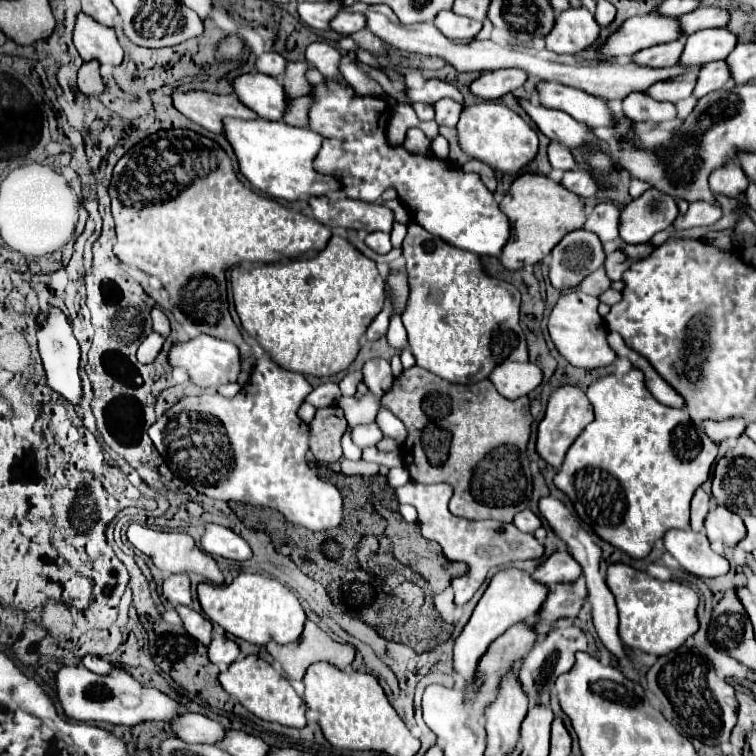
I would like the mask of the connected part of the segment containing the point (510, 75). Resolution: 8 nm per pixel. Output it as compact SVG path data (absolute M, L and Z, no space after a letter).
M504 68L494 72L484 72L472 82L472 92L484 100L498 100L508 92L514 92L528 80L528 74L520 68Z

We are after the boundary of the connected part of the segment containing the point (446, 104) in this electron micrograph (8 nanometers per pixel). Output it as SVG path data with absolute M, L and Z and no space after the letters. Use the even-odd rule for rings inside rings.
M442 98L438 102L434 102L434 110L436 110L436 122L440 126L456 126L460 112L462 112L462 104L458 104L452 98Z

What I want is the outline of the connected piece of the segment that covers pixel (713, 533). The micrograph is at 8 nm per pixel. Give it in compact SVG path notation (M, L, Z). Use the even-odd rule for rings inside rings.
M716 504L706 516L706 534L708 540L720 540L726 546L736 546L746 534L744 522L736 512L730 512L724 504Z

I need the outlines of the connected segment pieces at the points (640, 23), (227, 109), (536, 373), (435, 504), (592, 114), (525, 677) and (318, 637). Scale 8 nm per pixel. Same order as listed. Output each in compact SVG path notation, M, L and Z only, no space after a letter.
M646 14L628 18L618 32L614 32L602 52L610 58L632 56L654 44L664 44L682 38L678 18L666 18L662 14Z
M186 90L174 94L172 104L188 120L216 134L222 134L222 118L226 116L246 118L246 120L258 118L254 112L246 110L246 106L242 106L242 102L238 102L234 94L218 96L204 90Z
M504 362L490 372L488 380L504 398L516 400L542 382L542 370L532 362Z
M410 480L408 484L404 484L402 488L396 490L398 502L400 504L412 504L418 510L418 526L422 530L422 536L426 540L434 540L442 546L444 556L448 560L458 560L458 562L466 562L468 564L468 572L464 576L458 576L452 580L452 590L446 588L442 594L434 596L434 604L436 610L440 612L440 616L446 622L454 622L454 610L456 606L464 606L474 592L482 586L482 582L486 580L486 574L490 568L496 566L504 566L508 562L516 562L516 560L532 560L532 558L540 558L544 554L544 546L534 538L534 534L524 534L520 530L516 530L516 526L512 524L502 524L496 520L464 520L464 518L454 518L448 510L448 502L452 498L452 486L446 482L440 484L416 484L414 480Z
M538 82L536 92L544 108L562 110L592 128L614 124L614 114L610 112L608 104L602 102L600 98L596 100L594 96L578 88L568 88L556 82Z
M566 626L560 630L554 630L546 636L546 640L536 642L532 652L524 658L520 670L518 670L518 682L522 690L526 692L530 706L540 704L540 706L550 706L550 694L554 688L554 682L560 674L568 672L574 666L574 654L578 650L586 650L586 636L580 628L576 626Z
M306 622L298 642L292 644L268 642L266 650L276 662L282 664L284 672L292 680L302 680L306 668L320 660L330 662L340 670L346 670L354 660L354 648L350 644L334 642L314 622Z

